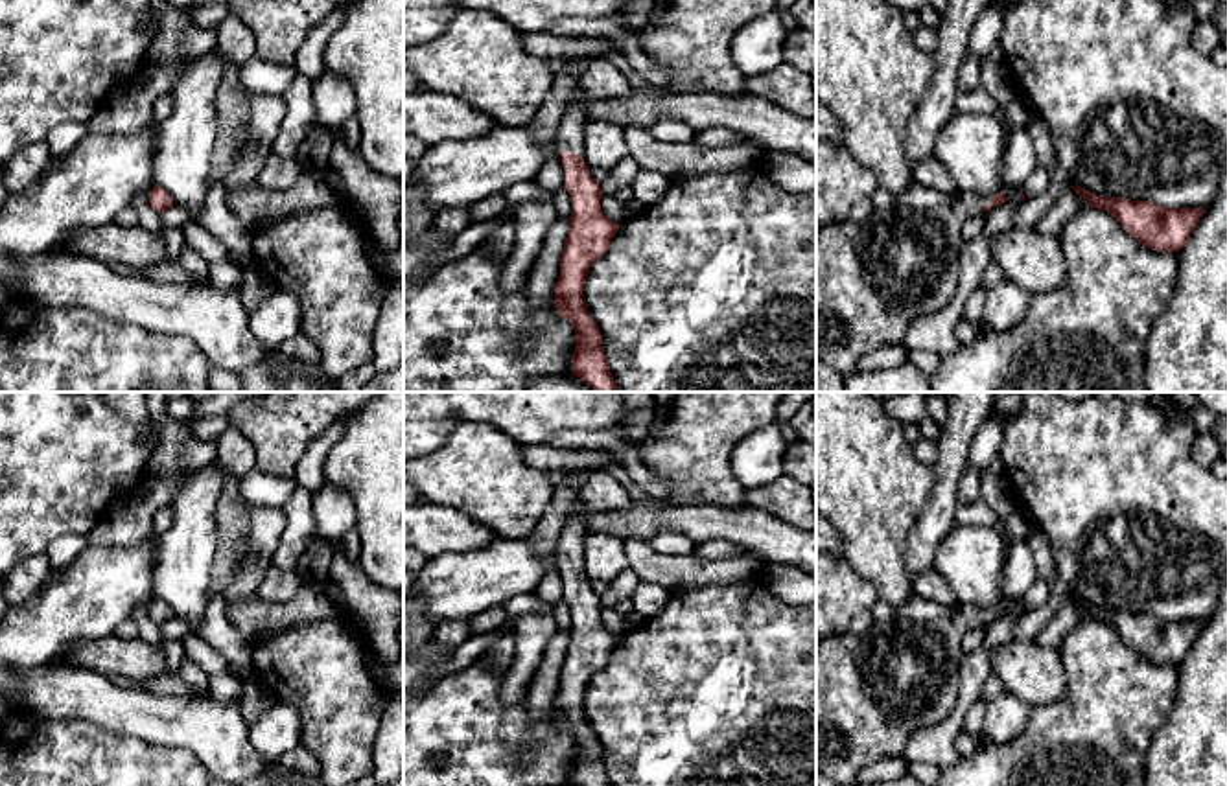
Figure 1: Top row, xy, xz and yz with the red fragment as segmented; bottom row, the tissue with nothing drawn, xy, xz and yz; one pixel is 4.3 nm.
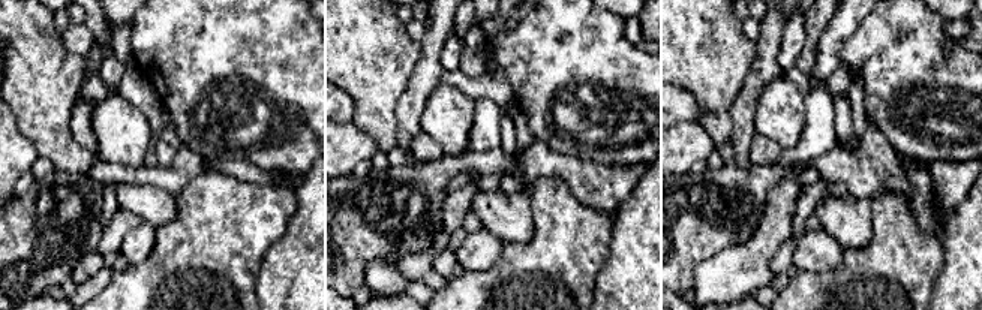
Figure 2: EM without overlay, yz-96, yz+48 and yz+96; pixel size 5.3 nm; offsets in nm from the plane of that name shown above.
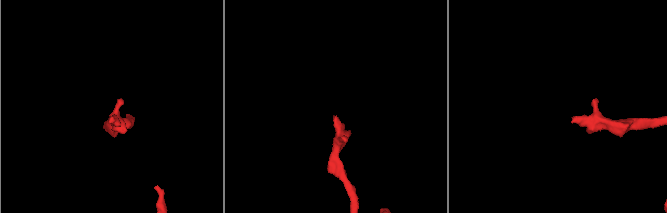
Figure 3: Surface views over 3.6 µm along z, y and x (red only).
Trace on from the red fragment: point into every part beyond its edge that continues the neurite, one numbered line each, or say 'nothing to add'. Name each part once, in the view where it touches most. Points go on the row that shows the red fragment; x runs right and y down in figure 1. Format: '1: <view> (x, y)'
1: xz (570, 133)

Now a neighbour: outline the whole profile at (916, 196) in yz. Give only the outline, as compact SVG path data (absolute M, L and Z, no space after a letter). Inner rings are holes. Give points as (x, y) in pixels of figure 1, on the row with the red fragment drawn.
M914 182L901 197L897 197L897 201L903 201L919 210L929 210L929 208L936 208L940 204L954 202L956 195L958 195L958 191L940 193L940 191L929 190L917 182Z

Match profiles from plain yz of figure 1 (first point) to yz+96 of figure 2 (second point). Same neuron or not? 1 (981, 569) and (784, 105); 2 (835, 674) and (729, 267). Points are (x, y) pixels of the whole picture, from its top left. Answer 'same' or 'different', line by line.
1: same
2: different

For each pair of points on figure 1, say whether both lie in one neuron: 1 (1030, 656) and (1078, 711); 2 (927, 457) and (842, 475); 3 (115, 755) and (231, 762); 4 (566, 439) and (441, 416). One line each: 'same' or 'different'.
1: different
2: different
3: different
4: different

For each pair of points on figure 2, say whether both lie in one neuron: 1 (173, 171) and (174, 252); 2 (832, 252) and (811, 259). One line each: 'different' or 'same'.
1: different
2: same

